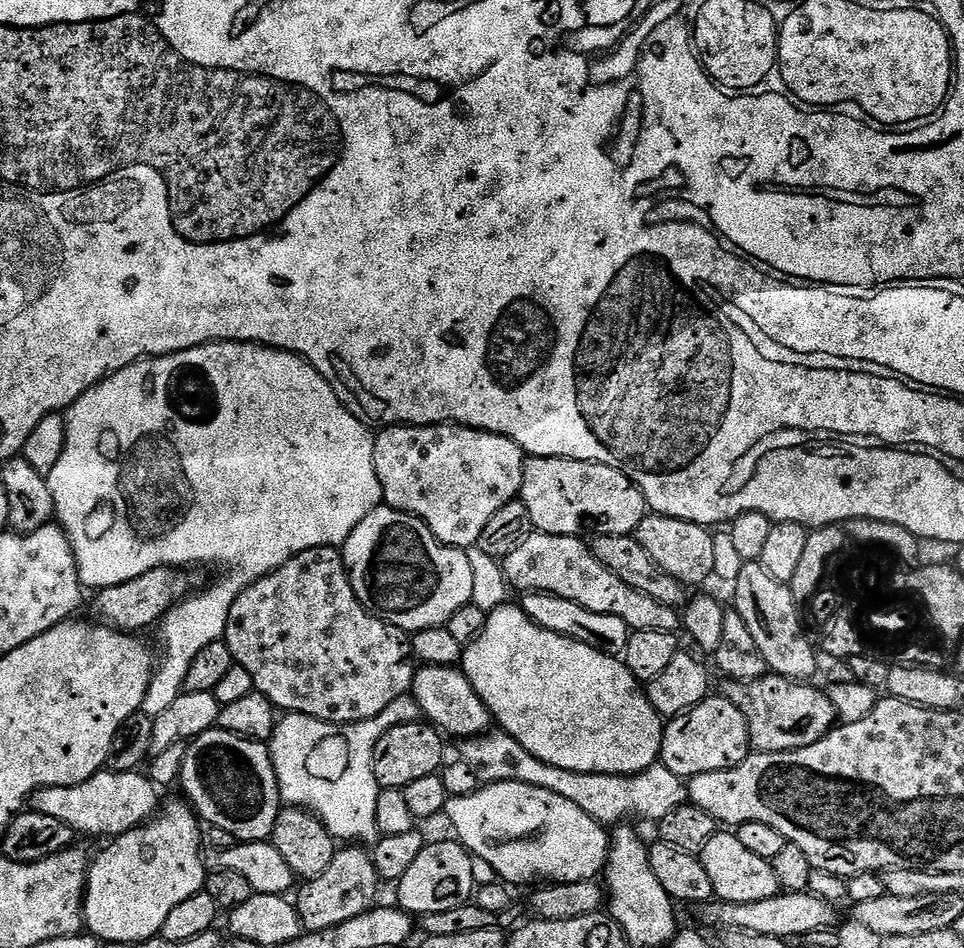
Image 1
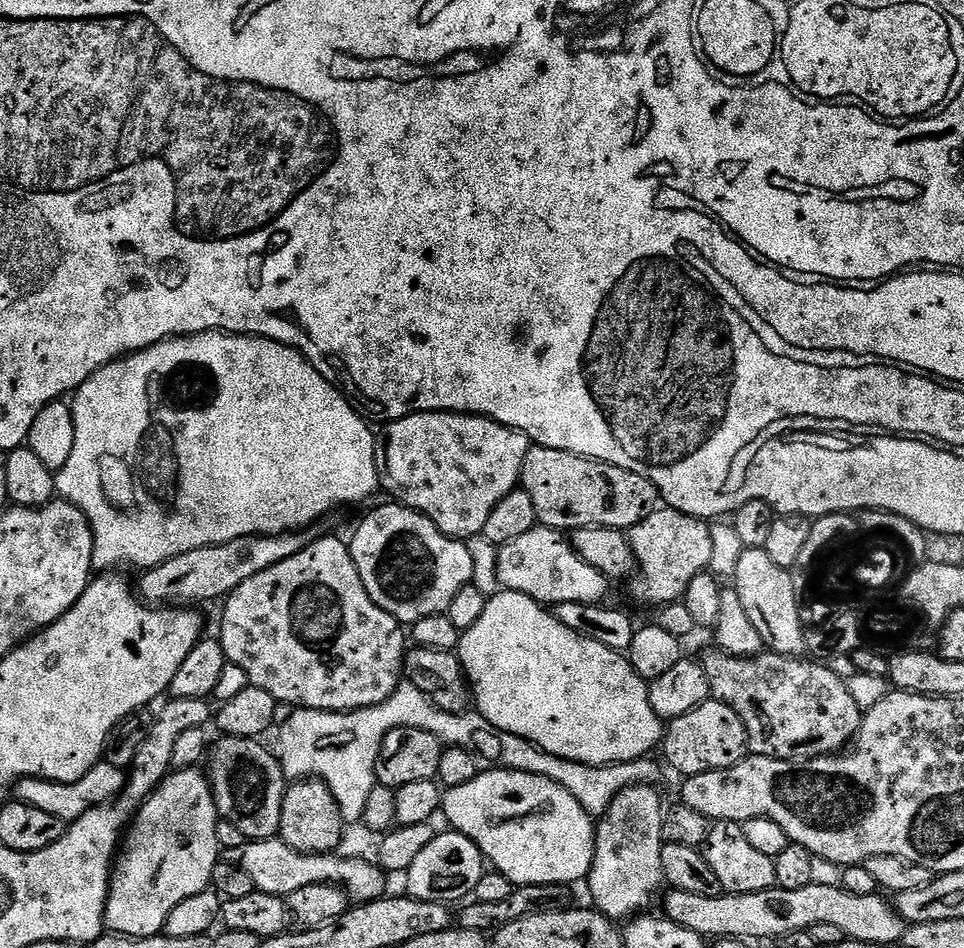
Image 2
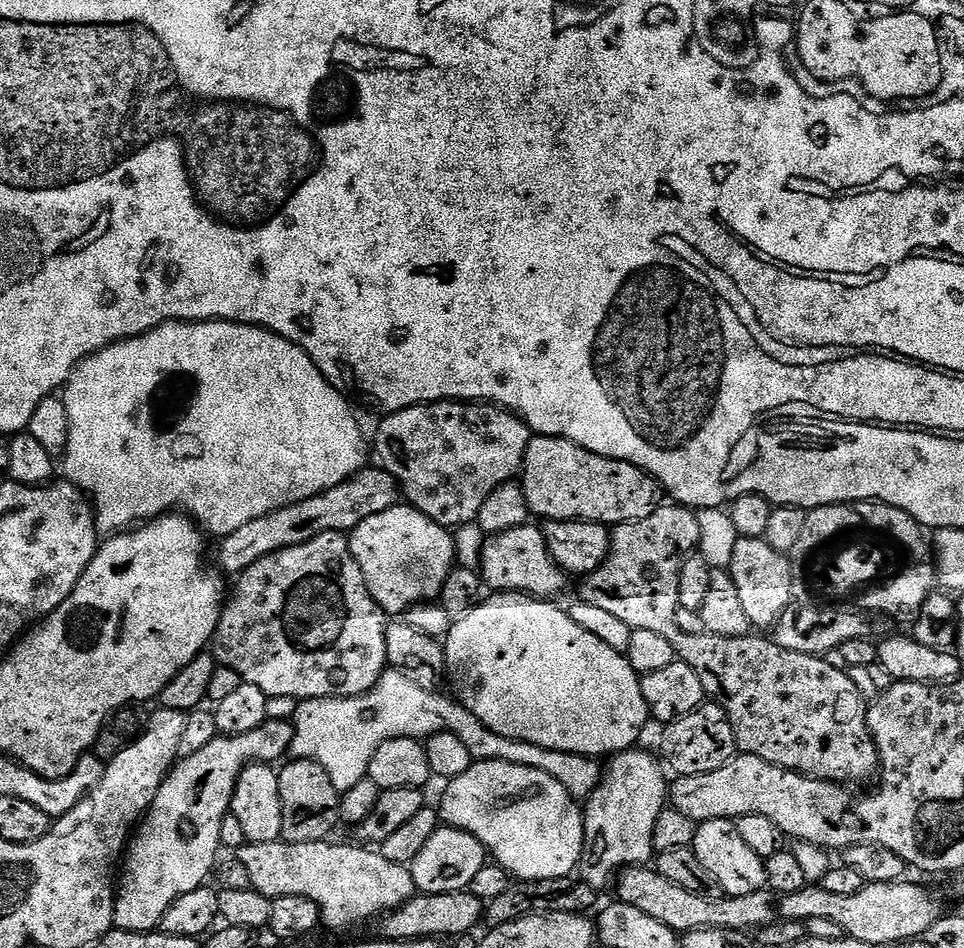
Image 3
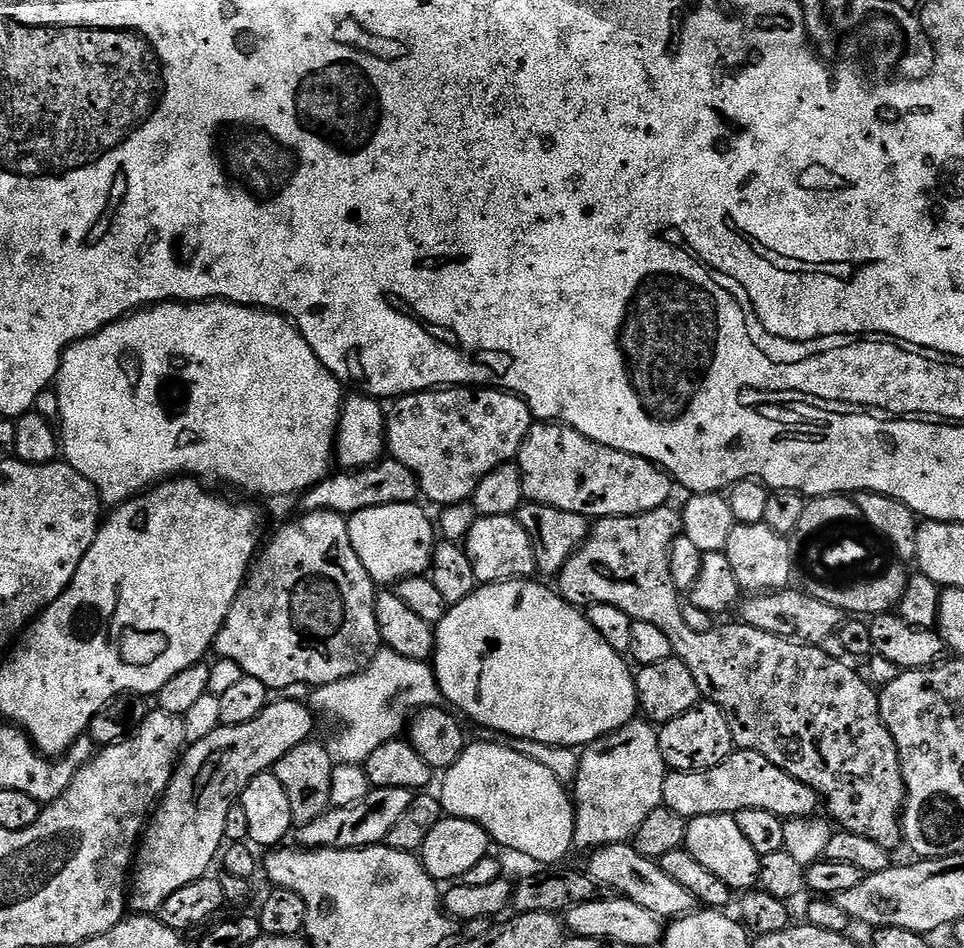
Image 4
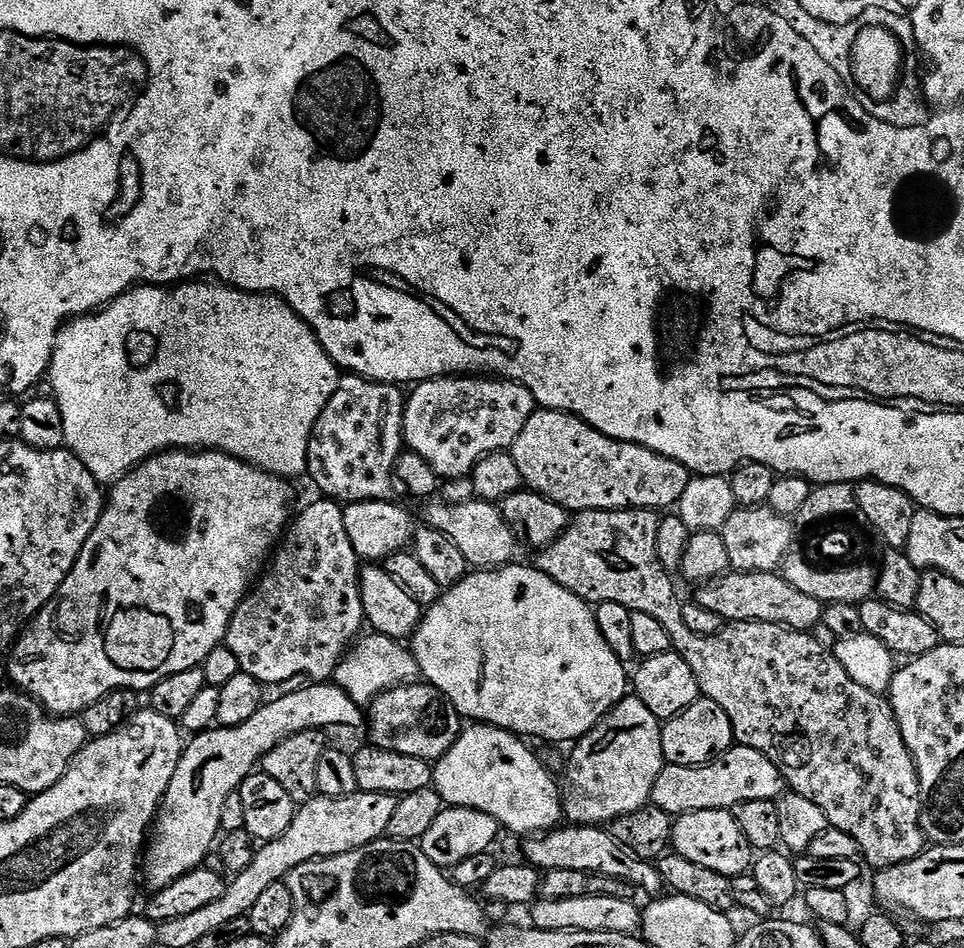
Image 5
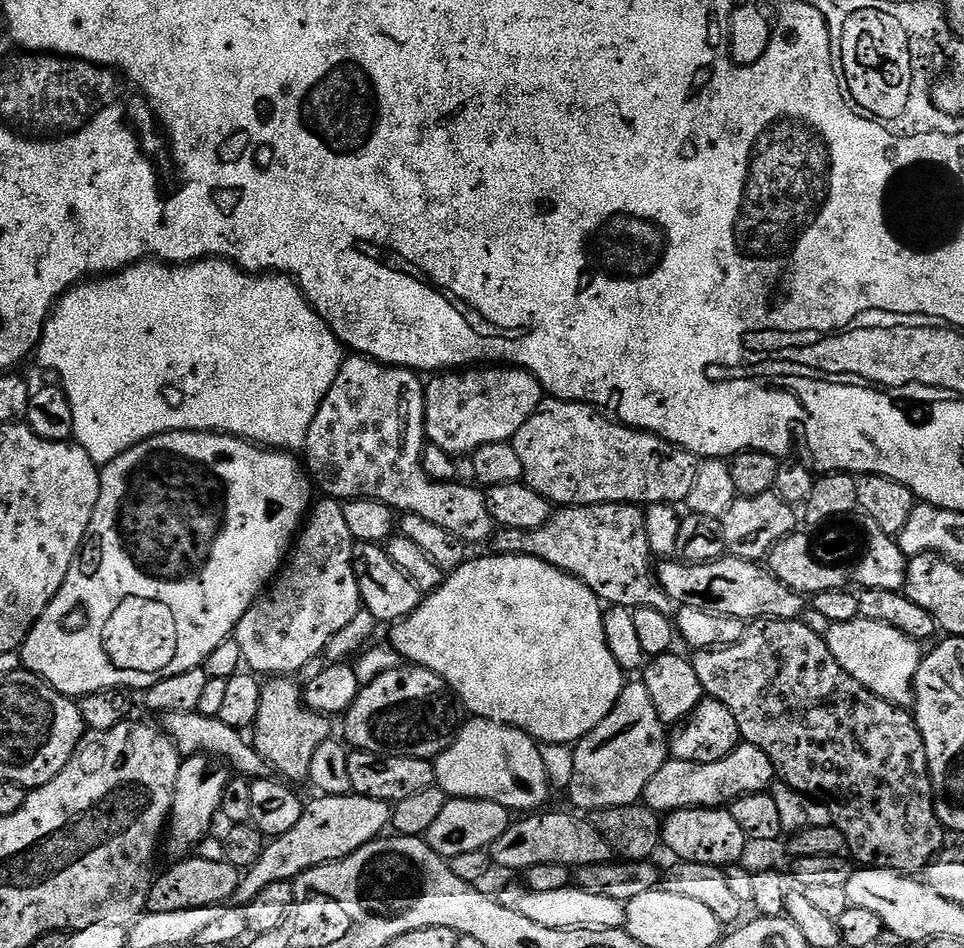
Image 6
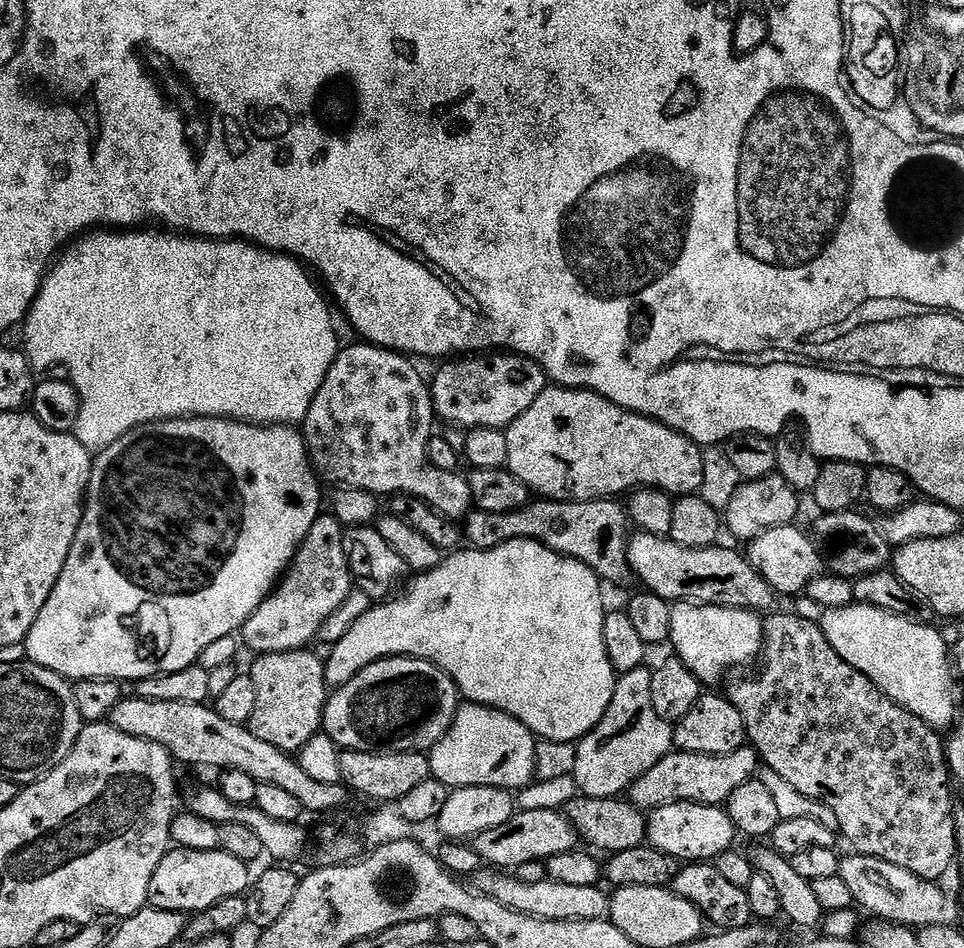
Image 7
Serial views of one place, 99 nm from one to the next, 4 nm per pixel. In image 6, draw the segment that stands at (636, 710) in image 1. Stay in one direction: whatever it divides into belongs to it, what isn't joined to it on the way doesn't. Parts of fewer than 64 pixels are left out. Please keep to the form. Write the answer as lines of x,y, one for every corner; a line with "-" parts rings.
487,555
480,556
477,560
465,559
464,564
458,566
458,570
445,575
442,586
438,586
421,599
418,610
414,610
414,614
410,614
405,620
397,620
391,625
392,648
409,665
429,668
434,674
442,677
458,697
459,703
463,707
465,704
472,711
473,717
512,724
544,746
547,744
575,745
583,736
590,734
590,730
594,730
594,726
598,726
598,722
602,722
602,718
606,718
610,710
614,710
614,702
618,702
626,683
624,669
618,666
618,662
614,662
614,654
610,654
610,646
606,646
602,602
578,578
558,570
554,565
547,564
545,560
539,560
533,556

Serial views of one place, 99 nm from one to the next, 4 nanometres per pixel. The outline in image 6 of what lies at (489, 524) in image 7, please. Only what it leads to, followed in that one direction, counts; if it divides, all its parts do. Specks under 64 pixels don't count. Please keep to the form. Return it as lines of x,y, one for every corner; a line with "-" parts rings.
574,504
560,506
551,518
534,530
500,528
490,541
491,551
501,556
533,556
554,565
558,570
578,578
605,605
617,604
623,608
653,608
671,613
674,605
662,590
654,571
654,557
646,540
644,508
635,504

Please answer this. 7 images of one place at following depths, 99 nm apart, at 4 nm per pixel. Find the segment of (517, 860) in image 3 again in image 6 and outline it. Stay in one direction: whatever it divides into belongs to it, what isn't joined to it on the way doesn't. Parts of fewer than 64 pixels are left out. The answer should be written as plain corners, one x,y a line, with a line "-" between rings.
479,718
469,719
469,724
461,723
456,733
456,738
453,740
451,746
447,748
441,756
436,757
434,763
436,766
436,784
448,793
449,797
459,798
462,800
489,800
490,802
498,802
502,806
506,806
509,810
516,814
532,814
537,810
543,809
544,804
548,800
548,768
544,765
544,756
541,745
532,737
528,736
520,728
515,728
512,724
503,724
502,722
494,722
493,720
481,720

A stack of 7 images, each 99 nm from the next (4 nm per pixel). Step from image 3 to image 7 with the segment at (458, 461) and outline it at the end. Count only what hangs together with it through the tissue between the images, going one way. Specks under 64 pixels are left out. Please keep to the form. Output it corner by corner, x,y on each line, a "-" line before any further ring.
472,354
467,358
452,358
430,380
432,407
448,426
460,430
498,428
506,430
530,406
534,398
549,387
550,381
540,365
525,356
515,354

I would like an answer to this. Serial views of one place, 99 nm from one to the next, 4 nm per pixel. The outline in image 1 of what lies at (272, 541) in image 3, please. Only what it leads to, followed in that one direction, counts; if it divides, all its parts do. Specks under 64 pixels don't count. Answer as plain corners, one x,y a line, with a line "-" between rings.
155,568
130,582
118,586
101,588
95,593
96,601
92,608
96,611
95,619
99,623
116,628
120,632
143,633
143,628
155,625
164,619
175,604
189,595
187,571
178,568

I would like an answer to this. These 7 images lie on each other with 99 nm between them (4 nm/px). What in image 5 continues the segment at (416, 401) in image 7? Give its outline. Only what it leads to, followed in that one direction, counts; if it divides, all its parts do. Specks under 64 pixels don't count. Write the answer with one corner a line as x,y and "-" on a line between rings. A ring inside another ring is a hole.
344,374
340,385
334,390
326,410
318,418
312,431
308,447
307,475
312,476
321,497
345,505
357,504
363,500
392,500
394,488
394,465
401,452
405,451
404,406
406,396
395,384
379,384
364,380
360,376
-
477,499
466,501
466,503
460,505
443,502
432,503
427,505
427,507
429,506
427,527
442,530
442,534
450,537
458,546
458,550
462,550
466,562
473,569
502,568
517,559
516,544
518,545
518,537
506,522
506,518
500,513
497,505
487,504
486,501

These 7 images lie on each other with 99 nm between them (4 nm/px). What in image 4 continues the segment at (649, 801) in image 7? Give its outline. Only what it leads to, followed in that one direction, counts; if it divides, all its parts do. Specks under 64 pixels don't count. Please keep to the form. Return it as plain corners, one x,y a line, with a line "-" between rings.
733,750
718,766
697,772
669,771
662,786
663,807
682,814
689,821
706,814
731,816
742,810
770,810
781,818
811,816
818,808
818,794
810,786
798,782
786,770
774,766
762,754

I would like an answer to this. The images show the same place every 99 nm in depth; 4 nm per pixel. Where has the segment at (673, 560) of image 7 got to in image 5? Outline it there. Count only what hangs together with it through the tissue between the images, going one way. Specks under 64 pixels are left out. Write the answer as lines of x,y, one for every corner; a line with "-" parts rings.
729,570
723,576
713,580
703,581
694,596
695,603
701,604
706,610
718,614
726,622
770,622
771,624
783,624
795,630
795,632
812,632
821,627
825,605
818,602
818,598
810,598
799,590
794,590
790,582
786,582
783,575
776,572
737,572

